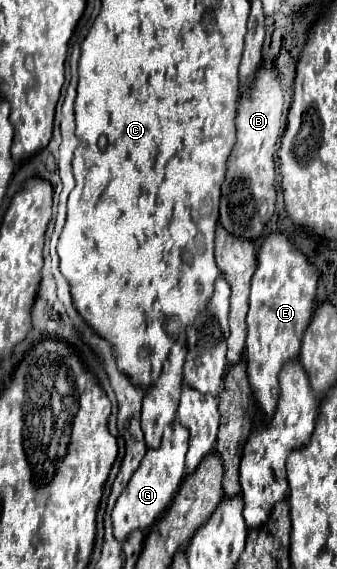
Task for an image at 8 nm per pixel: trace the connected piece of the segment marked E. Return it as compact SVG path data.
M271 234L257 256L257 272L251 282L249 312L247 312L247 376L257 398L257 404L269 422L277 408L279 396L279 372L287 360L299 356L301 338L311 322L315 308L317 290L317 270L307 258L291 244L285 234Z

